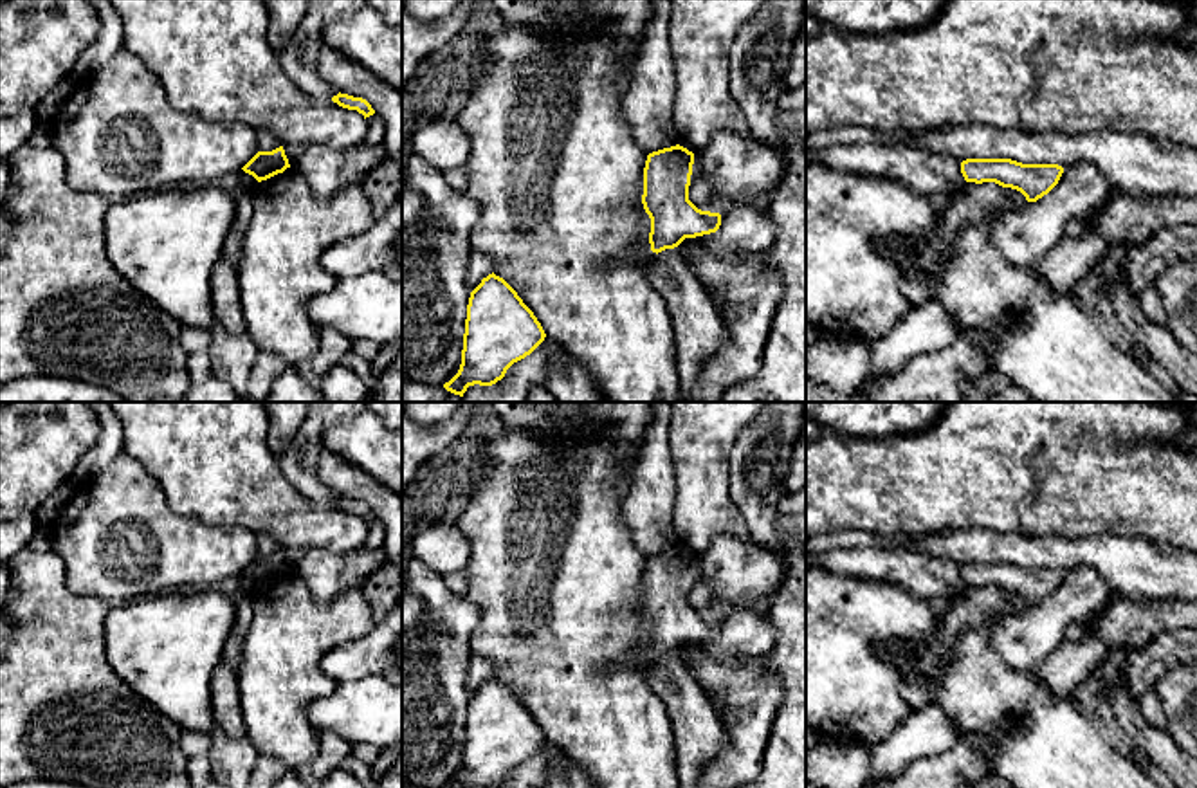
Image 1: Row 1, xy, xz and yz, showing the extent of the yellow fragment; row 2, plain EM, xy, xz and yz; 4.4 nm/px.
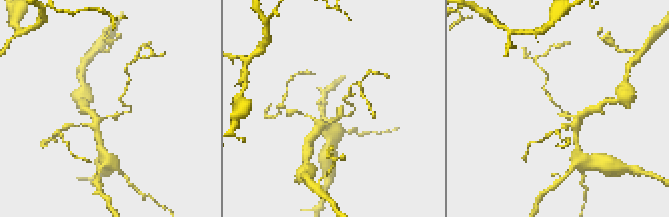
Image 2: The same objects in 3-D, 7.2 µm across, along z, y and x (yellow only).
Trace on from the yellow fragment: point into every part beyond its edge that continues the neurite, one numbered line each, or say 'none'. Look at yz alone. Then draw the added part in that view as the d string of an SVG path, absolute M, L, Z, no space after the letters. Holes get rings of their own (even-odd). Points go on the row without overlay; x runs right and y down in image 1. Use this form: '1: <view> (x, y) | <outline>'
none

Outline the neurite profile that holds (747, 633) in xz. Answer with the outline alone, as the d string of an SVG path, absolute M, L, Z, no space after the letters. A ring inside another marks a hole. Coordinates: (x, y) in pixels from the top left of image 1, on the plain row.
M737 609L721 618L721 629L716 637L685 642L678 655L689 660L690 647L701 647L708 656L721 662L741 662L746 658L766 656L775 646L775 628L759 611Z

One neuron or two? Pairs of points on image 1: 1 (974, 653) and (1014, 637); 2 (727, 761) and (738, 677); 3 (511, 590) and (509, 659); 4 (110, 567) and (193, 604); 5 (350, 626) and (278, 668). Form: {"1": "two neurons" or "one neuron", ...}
{"1": "two neurons", "2": "one neuron", "3": "one neuron", "4": "two neurons", "5": "one neuron"}

